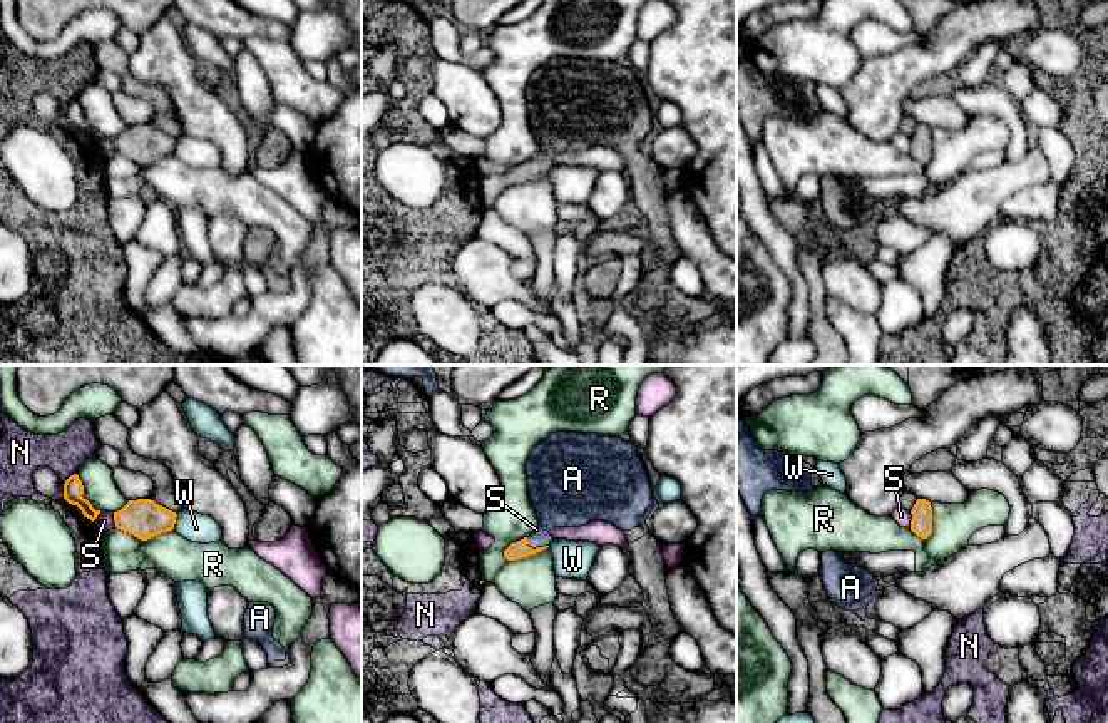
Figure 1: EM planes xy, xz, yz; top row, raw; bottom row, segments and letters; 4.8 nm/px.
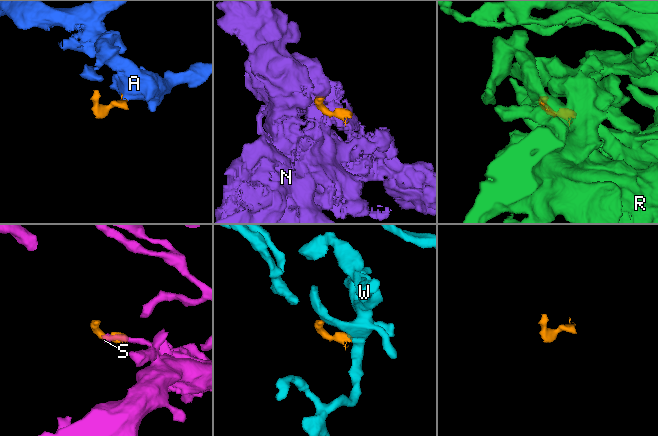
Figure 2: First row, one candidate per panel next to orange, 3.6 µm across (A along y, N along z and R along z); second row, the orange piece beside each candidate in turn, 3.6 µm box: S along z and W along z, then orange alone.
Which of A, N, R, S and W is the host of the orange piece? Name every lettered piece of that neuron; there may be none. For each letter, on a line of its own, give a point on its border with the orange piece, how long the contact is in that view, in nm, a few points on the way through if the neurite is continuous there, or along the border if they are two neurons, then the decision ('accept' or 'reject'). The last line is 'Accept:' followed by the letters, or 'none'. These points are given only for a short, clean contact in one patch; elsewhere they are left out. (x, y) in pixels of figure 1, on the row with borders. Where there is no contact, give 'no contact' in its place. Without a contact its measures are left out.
A: xz (536, 548) | 120 nm | across xz (519, 549), (536, 548), (551, 512), (559, 502) | accept
N: xy (69, 477) | 90 nm | reject
R: xz (526, 556) | 240 nm | reject
S: yz (913, 519) | 90 nm | along yz (909, 511), (911, 528) | reject
W: xy (174, 521) | 80 nm | along xy (178, 514), (173, 528) | reject
Accept: A

